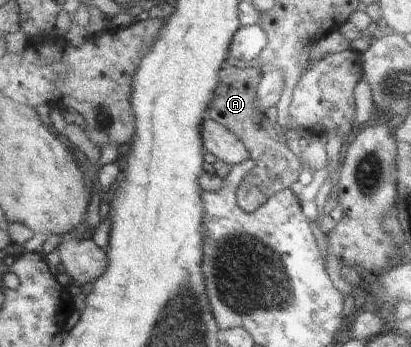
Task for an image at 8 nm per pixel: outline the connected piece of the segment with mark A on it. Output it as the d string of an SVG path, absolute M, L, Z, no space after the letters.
M226 65L218 71L218 87L214 92L214 97L206 109L206 116L214 119L214 121L220 123L220 125L227 126L238 139L244 143L246 149L250 155L250 159L253 161L254 171L258 175L262 175L264 179L268 179L271 185L271 191L264 191L264 195L268 193L278 193L281 189L290 187L293 183L298 181L298 174L301 172L299 167L299 159L292 153L292 150L286 146L287 134L280 129L279 124L269 122L265 113L262 113L262 109L258 107L258 101L256 101L256 87L260 83L262 77L262 71L258 73L258 69L248 69L235 67L233 65Z

